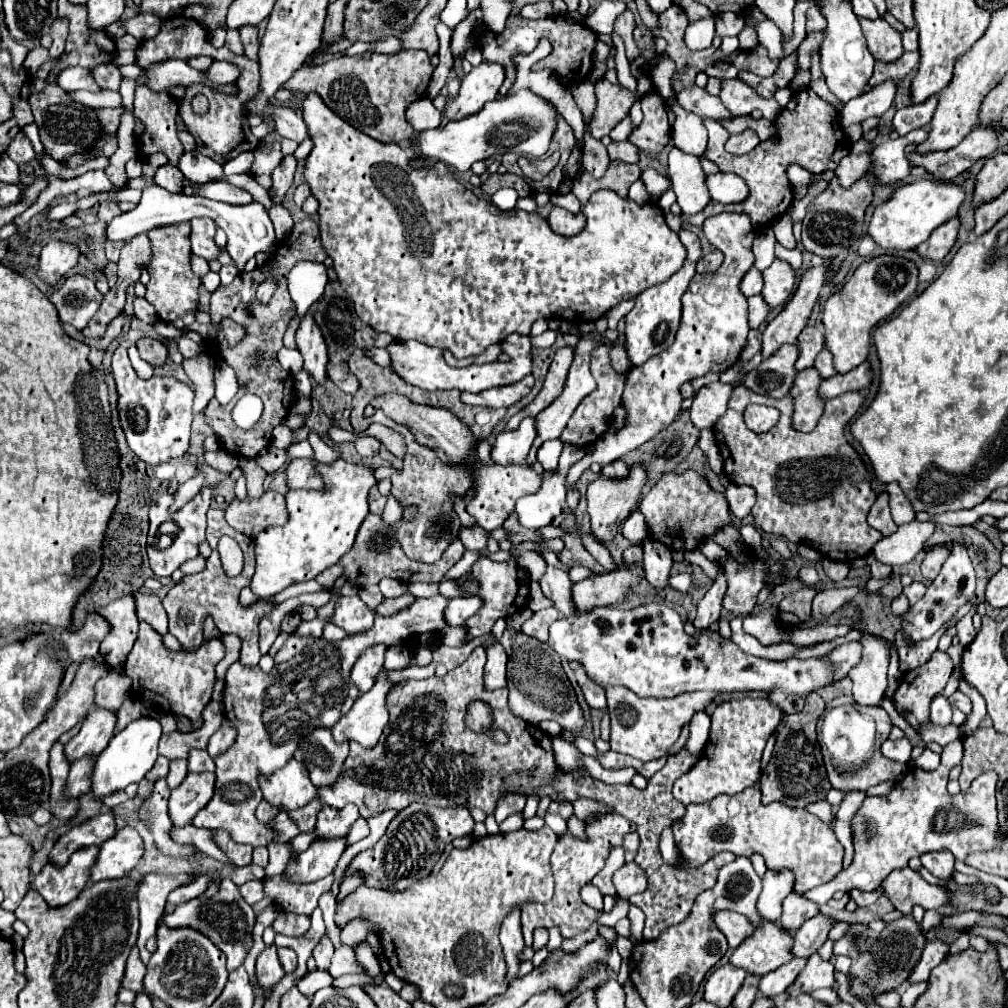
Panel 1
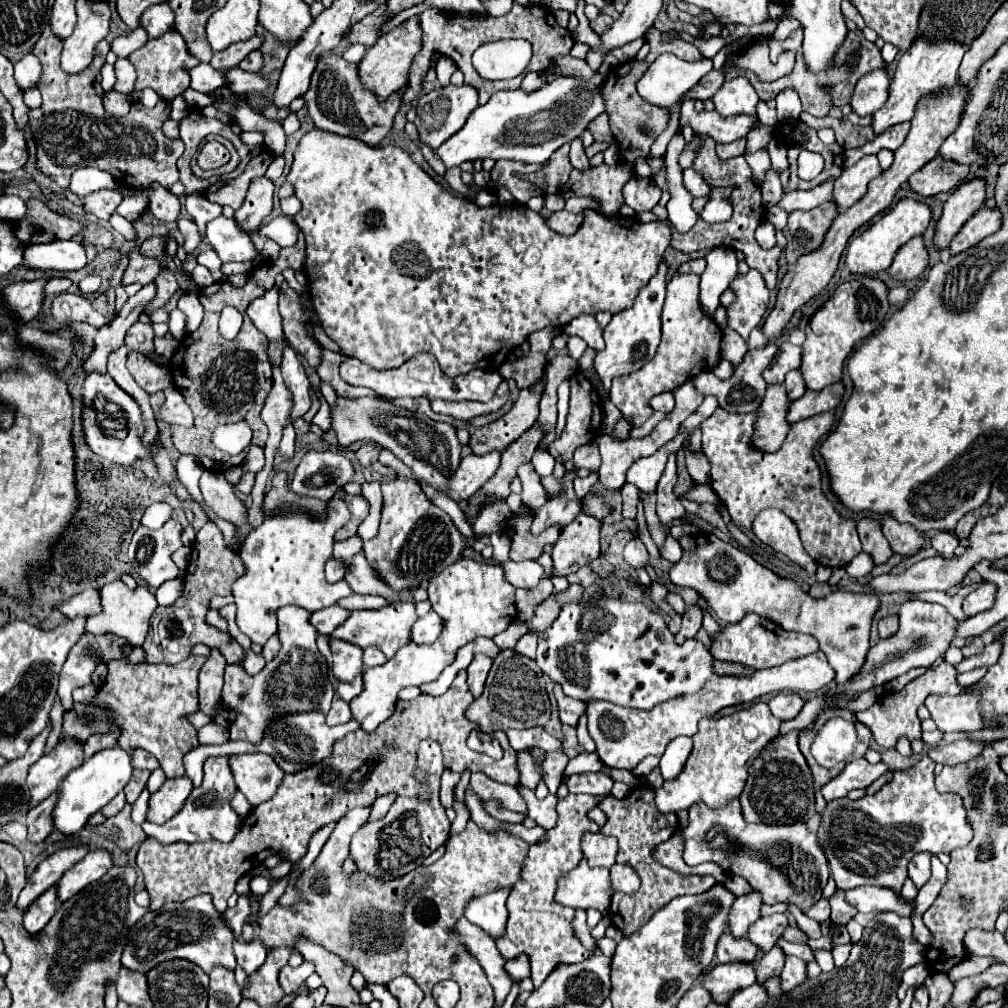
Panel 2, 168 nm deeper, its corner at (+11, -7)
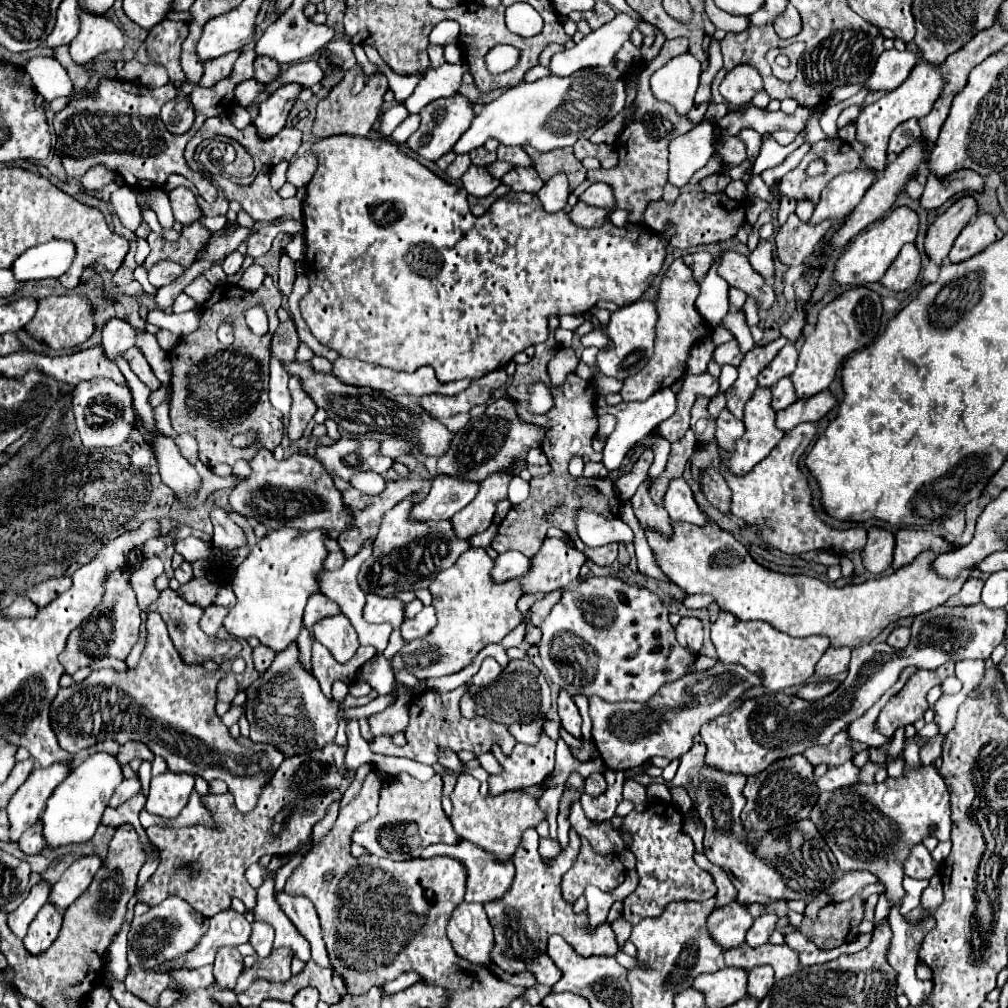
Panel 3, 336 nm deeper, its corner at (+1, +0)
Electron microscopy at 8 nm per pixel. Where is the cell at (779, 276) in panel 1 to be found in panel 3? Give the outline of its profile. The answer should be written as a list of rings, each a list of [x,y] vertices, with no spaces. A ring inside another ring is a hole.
[[[725,251],[721,253],[721,257],[723,261],[719,265],[719,275],[725,277],[731,287],[745,291],[749,297],[755,297],[755,305],[759,311],[769,311],[775,301],[775,293],[765,283],[765,279],[751,267],[749,259],[735,251]]]

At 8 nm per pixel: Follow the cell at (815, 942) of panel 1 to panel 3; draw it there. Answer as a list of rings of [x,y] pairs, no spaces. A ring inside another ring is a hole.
[[[761,965],[761,967],[755,967],[749,971],[749,985],[747,985],[747,993],[757,997],[757,999],[763,999],[771,985],[775,981],[775,973],[773,973],[773,967],[771,965]]]

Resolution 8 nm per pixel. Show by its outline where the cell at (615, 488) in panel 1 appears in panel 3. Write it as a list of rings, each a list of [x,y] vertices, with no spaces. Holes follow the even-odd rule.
[[[569,535],[565,539],[547,537],[543,549],[531,559],[531,573],[519,579],[523,593],[551,593],[561,589],[579,575],[585,563],[587,555],[573,545]]]

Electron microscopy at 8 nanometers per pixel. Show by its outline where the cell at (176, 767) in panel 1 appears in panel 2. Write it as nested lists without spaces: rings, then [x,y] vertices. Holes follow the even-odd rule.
[[[161,768],[153,770],[151,776],[149,776],[149,780],[147,780],[147,790],[149,790],[149,792],[157,792],[157,790],[163,786],[165,780],[167,780],[167,778],[165,778],[165,772],[161,772]]]

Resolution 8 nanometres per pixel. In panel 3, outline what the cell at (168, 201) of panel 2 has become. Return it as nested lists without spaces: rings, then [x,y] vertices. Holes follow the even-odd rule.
[[[175,187],[169,193],[169,199],[171,199],[171,207],[173,207],[173,215],[175,215],[177,223],[187,225],[187,223],[193,223],[201,217],[201,209],[199,209],[191,189]]]

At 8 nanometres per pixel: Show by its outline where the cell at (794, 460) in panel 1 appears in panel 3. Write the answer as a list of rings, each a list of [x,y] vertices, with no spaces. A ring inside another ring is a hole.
[[[723,409],[717,417],[715,439],[717,439],[719,451],[723,455],[721,475],[725,477],[727,485],[733,491],[733,503],[731,503],[733,515],[745,519],[745,523],[749,523],[749,525],[759,523],[763,527],[761,537],[769,545],[781,549],[783,553],[799,555],[799,553],[823,549],[823,551],[833,551],[833,553],[843,555],[843,553],[851,553],[851,551],[863,551],[863,547],[867,543],[865,529],[861,529],[861,527],[835,529],[835,527],[823,523],[821,519],[817,519],[817,513],[813,509],[813,493],[811,493],[807,475],[799,467],[799,459],[805,453],[805,449],[809,447],[809,443],[815,439],[817,423],[801,423],[793,431],[787,431],[785,437],[781,439],[781,443],[777,445],[777,449],[771,451],[749,473],[733,475],[727,469],[725,461],[727,461],[727,455],[731,453],[733,445],[737,443],[737,439],[743,437],[743,433],[745,433],[743,421],[731,417],[731,413],[727,413],[727,409]]]

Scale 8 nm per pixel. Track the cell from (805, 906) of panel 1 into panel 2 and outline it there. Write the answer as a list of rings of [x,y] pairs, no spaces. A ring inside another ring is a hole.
[[[773,914],[773,916],[767,916],[767,918],[759,918],[757,922],[753,922],[749,926],[749,934],[747,938],[759,946],[763,952],[769,952],[777,938],[783,934],[783,930],[787,928],[787,918],[785,914]]]

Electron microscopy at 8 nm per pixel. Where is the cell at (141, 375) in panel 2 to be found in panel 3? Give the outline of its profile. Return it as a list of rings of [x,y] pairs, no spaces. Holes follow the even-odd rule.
[[[129,349],[125,355],[127,355],[127,361],[129,361],[131,369],[137,373],[137,377],[139,377],[151,391],[159,389],[161,383],[159,383],[159,379],[155,377],[155,373],[153,373],[151,365],[147,363],[145,355],[143,355],[139,349]]]

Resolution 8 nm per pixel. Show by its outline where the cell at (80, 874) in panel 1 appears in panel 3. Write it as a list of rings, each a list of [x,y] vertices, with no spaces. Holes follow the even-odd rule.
[[[45,903],[43,909],[37,913],[37,917],[29,925],[29,933],[25,935],[23,943],[29,953],[43,953],[51,941],[55,941],[63,921],[63,911],[55,909],[55,905]]]

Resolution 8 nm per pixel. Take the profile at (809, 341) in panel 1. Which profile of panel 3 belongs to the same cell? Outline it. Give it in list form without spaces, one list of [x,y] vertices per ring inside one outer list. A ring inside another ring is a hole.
[[[787,343],[779,353],[777,357],[767,365],[767,369],[763,369],[763,373],[759,375],[759,385],[761,387],[773,387],[779,379],[791,375],[797,367],[797,347],[795,343]]]

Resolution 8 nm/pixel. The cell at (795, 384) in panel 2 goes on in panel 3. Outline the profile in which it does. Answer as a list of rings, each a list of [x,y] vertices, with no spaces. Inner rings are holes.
[[[783,377],[783,381],[773,385],[773,407],[777,411],[789,407],[795,399],[797,399],[797,393],[795,393],[791,377]]]

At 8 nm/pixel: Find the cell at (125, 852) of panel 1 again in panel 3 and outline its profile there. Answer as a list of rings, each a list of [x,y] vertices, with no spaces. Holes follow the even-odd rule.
[[[85,855],[77,859],[53,885],[49,901],[55,903],[59,909],[67,909],[93,881],[93,875],[103,865],[103,859],[99,855]]]

